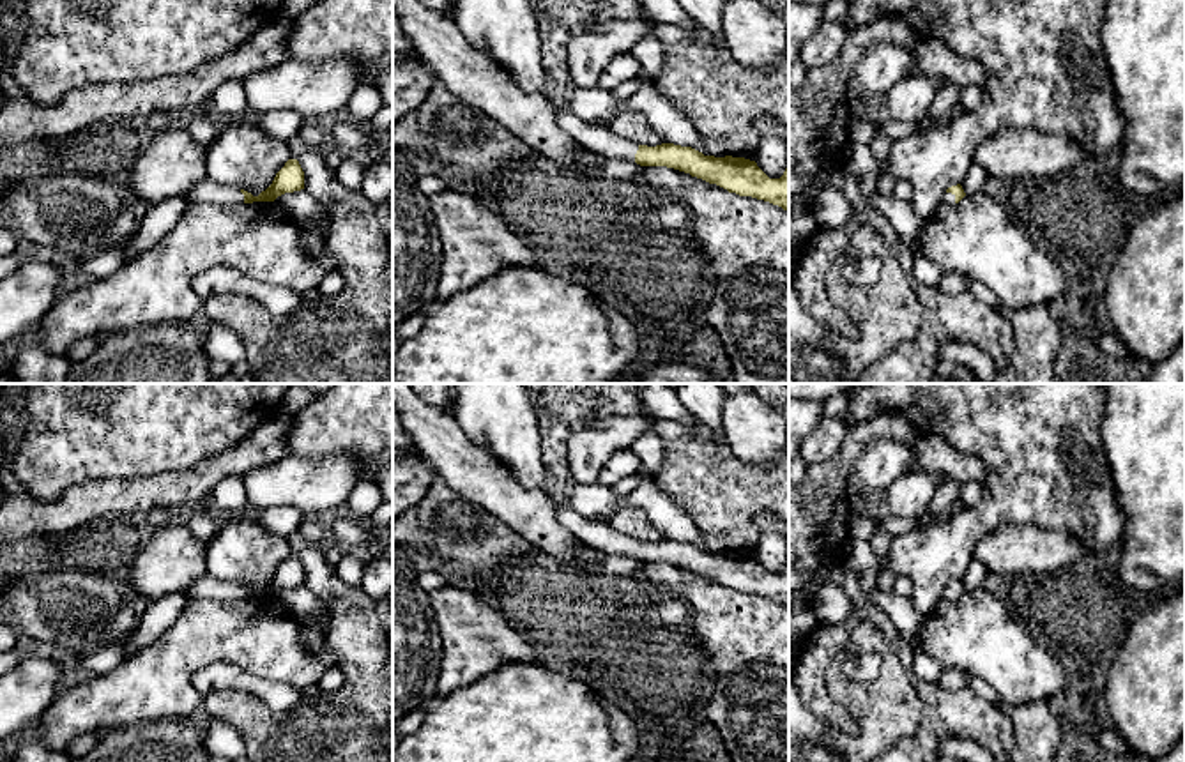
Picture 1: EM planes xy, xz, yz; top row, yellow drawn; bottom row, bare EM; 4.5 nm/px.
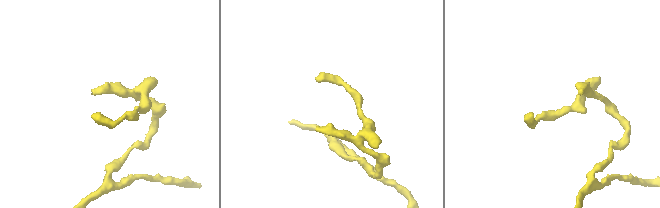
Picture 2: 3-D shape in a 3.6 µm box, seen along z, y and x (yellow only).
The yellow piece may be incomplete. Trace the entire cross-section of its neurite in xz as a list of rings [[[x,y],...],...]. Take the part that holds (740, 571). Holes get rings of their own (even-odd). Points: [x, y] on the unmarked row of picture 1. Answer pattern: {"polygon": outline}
{"polygon": [[[557,500],[555,513],[559,523],[589,548],[619,557],[635,557],[640,562],[674,564],[716,580],[729,589],[764,596],[789,608],[789,562],[780,575],[769,575],[755,557],[745,553],[704,552],[692,543],[674,539],[638,541],[615,532],[605,520],[584,518]]]}

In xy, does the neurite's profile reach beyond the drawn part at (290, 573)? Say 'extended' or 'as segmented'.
extended

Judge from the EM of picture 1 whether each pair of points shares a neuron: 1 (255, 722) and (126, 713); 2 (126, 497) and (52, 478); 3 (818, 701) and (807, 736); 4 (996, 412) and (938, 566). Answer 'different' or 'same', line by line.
1: different
2: different
3: different
4: same

